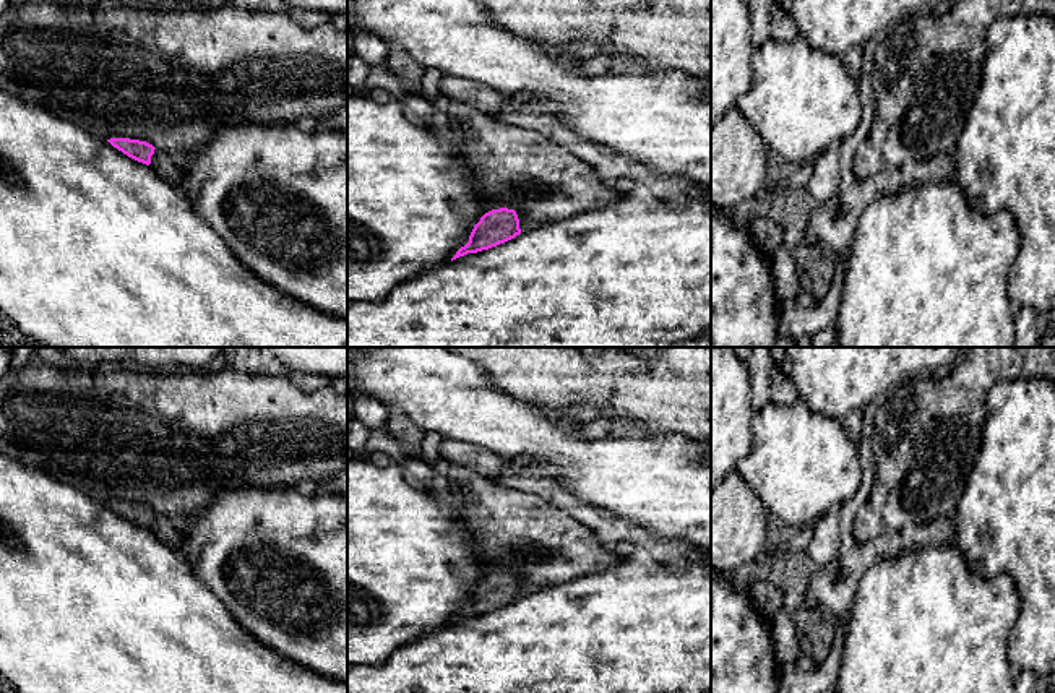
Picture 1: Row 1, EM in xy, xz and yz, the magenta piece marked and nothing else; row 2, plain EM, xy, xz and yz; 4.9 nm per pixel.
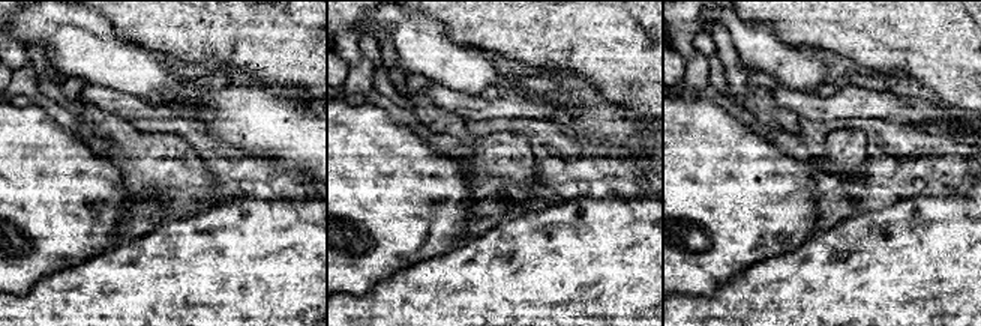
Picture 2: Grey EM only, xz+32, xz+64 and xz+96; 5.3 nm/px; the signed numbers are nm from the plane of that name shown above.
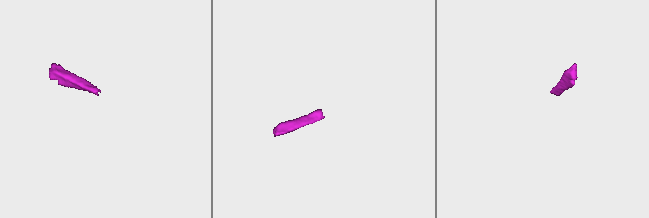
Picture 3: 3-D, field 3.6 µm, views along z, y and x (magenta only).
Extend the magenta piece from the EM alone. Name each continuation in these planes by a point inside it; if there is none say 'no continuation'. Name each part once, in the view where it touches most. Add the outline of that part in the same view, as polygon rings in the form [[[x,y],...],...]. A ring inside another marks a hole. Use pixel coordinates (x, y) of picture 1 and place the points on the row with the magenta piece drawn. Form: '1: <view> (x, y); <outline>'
1: xy (166, 166); [[[154,149],[149,167],[169,183],[175,187],[182,183],[185,167],[177,157],[161,149]]]

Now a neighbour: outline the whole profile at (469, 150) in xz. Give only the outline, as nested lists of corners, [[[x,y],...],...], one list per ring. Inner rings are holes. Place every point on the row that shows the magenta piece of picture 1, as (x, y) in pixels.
[[[450,102],[446,120],[464,133],[454,153],[467,162],[471,177],[477,180],[484,211],[515,209],[521,232],[602,209],[630,196],[601,180],[592,167],[539,131],[505,125],[497,115],[461,102]]]

